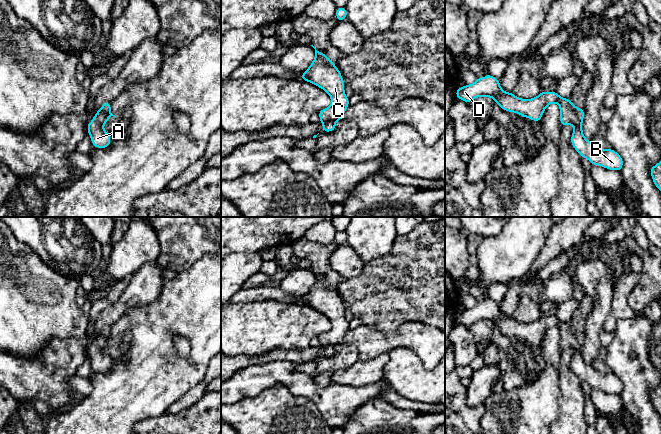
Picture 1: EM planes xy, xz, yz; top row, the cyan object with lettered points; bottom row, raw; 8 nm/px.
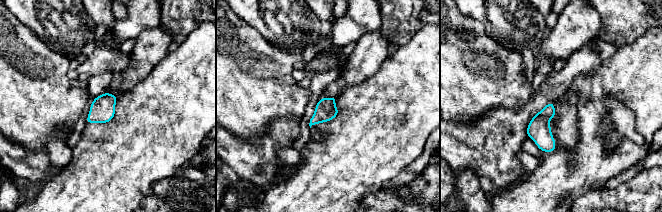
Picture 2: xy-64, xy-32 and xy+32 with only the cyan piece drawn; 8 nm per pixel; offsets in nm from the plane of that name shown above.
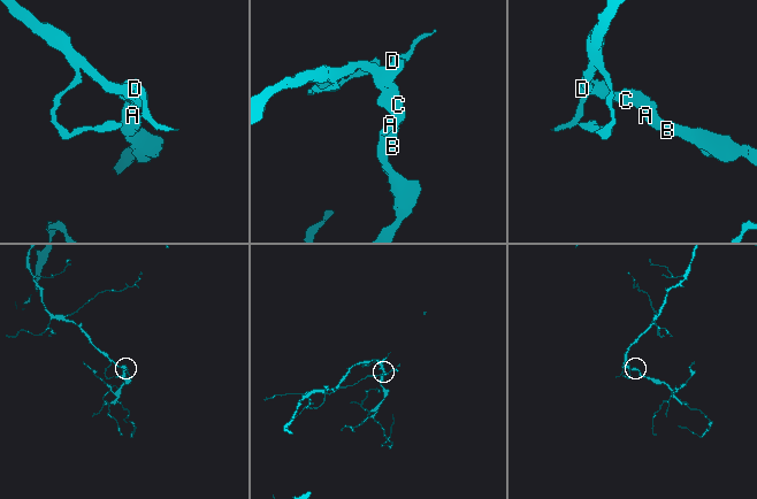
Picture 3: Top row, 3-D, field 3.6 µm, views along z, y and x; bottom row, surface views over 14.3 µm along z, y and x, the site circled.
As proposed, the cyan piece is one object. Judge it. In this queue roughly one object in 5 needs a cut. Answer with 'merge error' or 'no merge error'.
no merge error

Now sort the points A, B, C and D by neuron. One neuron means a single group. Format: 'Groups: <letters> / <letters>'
Groups: A B C D

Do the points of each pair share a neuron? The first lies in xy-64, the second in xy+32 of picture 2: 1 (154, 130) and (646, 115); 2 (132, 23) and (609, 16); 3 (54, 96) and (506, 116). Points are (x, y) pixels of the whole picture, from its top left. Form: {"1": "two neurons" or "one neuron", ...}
{"1": "one neuron", "2": "two neurons", "3": "two neurons"}

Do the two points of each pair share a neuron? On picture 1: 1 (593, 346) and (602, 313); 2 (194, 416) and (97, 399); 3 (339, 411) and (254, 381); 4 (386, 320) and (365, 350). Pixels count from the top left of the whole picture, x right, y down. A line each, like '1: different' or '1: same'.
1: same
2: different
3: same
4: different

